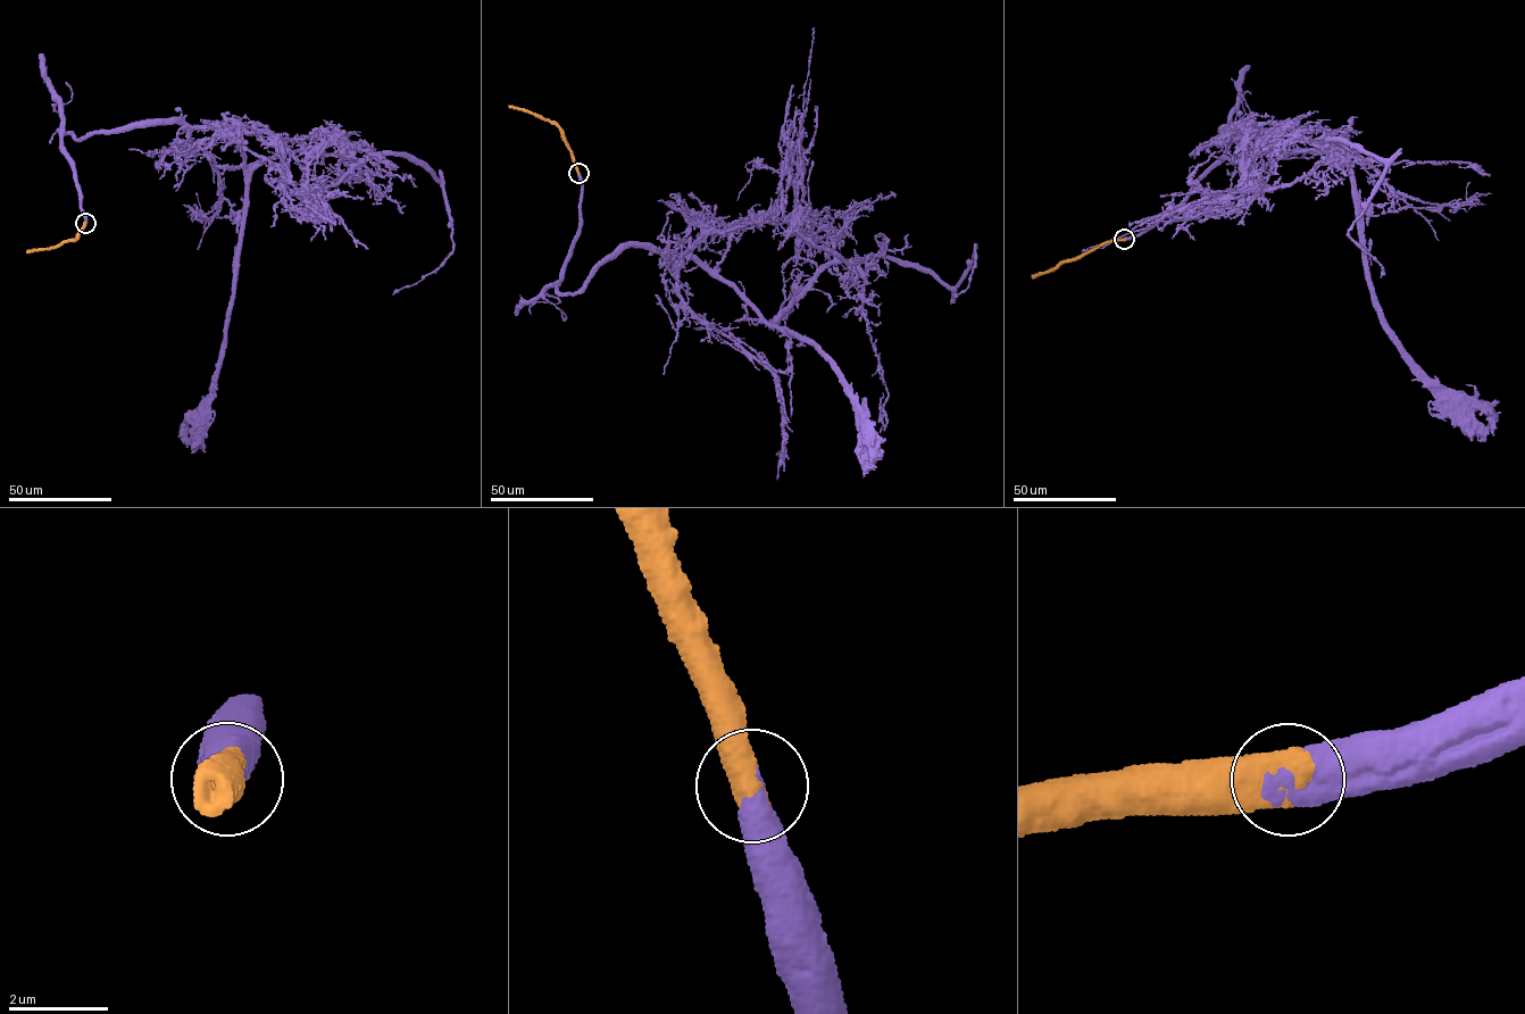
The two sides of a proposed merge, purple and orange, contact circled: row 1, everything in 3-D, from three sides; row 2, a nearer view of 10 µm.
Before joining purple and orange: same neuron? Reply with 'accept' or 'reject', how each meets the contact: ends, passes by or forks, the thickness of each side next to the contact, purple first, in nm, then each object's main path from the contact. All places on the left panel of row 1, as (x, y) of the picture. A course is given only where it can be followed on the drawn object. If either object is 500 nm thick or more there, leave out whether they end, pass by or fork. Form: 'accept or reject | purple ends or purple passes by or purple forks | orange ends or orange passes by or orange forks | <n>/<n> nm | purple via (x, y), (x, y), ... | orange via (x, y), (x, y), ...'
accept | 440/750 nm | purple via (85, 223), (59, 130), (224, 124), (248, 168), (302, 151), (409, 156), (441, 182), (453, 248), (392, 294) | orange via (85, 223), (75, 239), (26, 251)

